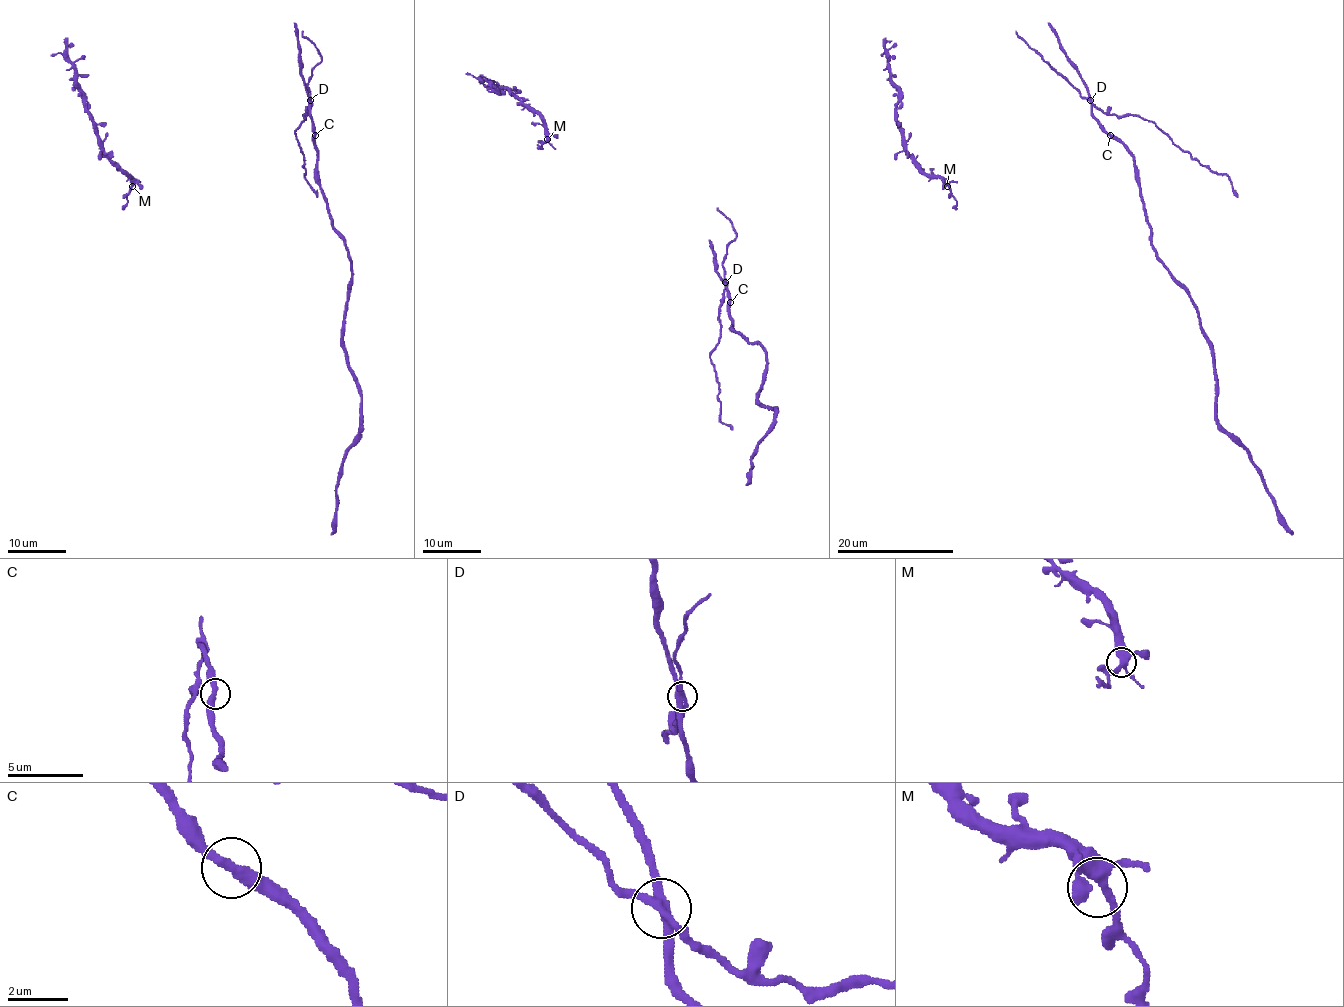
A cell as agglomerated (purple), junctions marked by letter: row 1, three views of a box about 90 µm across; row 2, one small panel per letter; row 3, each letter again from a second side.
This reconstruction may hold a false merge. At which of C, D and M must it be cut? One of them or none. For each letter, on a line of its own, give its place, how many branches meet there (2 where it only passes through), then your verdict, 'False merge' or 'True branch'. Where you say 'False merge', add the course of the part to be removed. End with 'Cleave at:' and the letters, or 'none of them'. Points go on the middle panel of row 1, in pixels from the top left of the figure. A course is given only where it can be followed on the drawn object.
C: Place: (730, 302). Branches: 2. True branch
D: Place: (725, 282). Branches: 4. False merge. Course of the part to remove: (726, 281), (718, 344), (710, 356), (718, 385), (720, 420), (731, 430)
M: Place: (547, 139). Branches: 4. True branch
Cleave at: D

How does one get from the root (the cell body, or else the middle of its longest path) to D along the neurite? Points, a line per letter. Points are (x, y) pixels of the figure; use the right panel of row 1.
D: (1108, 133), (1094, 116), (1089, 100)

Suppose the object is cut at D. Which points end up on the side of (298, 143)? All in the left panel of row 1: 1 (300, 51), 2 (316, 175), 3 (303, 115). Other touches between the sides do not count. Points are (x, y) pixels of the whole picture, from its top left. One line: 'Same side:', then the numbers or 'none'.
Same side: 3

